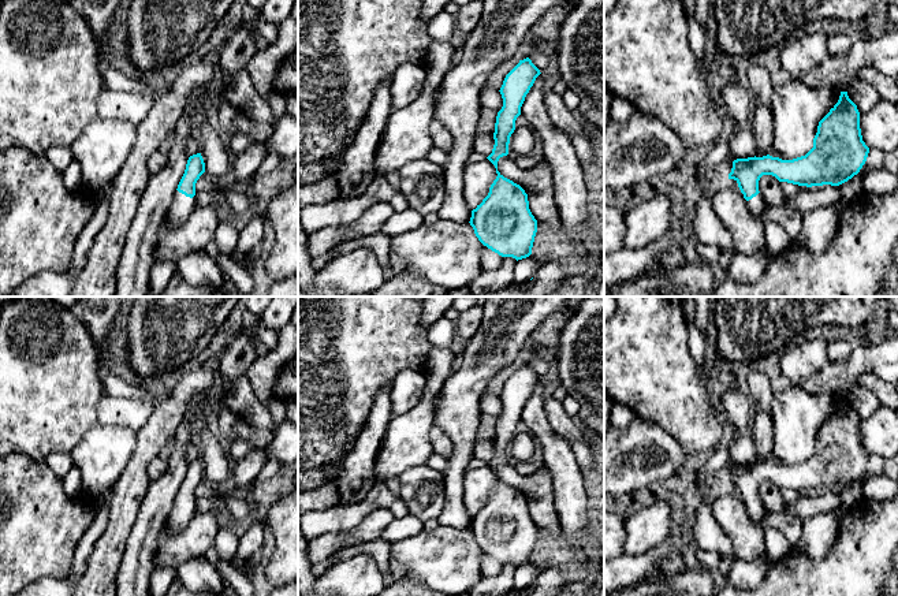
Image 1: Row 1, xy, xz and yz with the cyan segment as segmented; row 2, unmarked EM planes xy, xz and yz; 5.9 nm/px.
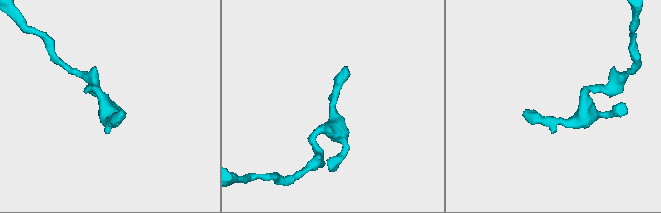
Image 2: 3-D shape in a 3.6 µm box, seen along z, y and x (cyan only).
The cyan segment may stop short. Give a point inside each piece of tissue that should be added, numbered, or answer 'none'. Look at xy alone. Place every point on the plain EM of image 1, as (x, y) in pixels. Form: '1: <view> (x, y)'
1: xy (181, 513)

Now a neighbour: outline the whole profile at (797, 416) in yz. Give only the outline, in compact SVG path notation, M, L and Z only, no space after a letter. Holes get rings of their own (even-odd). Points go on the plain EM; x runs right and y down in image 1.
M790 385L775 394L770 414L774 426L772 452L782 466L805 462L813 454L819 428L838 409L839 396L809 394Z

